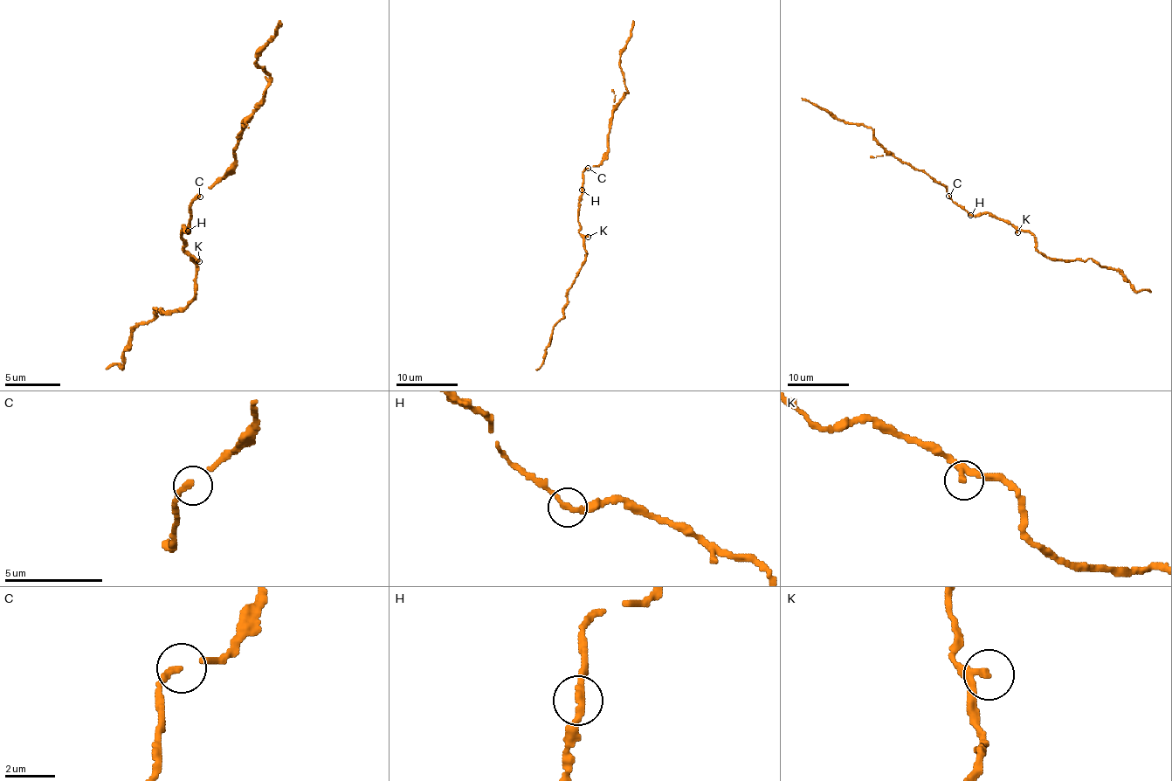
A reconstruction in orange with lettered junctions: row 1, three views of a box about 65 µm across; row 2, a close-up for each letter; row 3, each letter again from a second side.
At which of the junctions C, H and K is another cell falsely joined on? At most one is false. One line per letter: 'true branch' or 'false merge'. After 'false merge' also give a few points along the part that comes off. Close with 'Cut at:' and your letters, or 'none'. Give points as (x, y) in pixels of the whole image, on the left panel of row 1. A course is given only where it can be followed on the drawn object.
C: true branch
H: true branch
K: true branch
Cut at: none

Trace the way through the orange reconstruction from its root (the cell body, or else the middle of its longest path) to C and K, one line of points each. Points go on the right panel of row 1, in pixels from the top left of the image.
C: (970, 215), (948, 196)
K: (970, 215), (992, 213), (1008, 219), (1017, 232)

